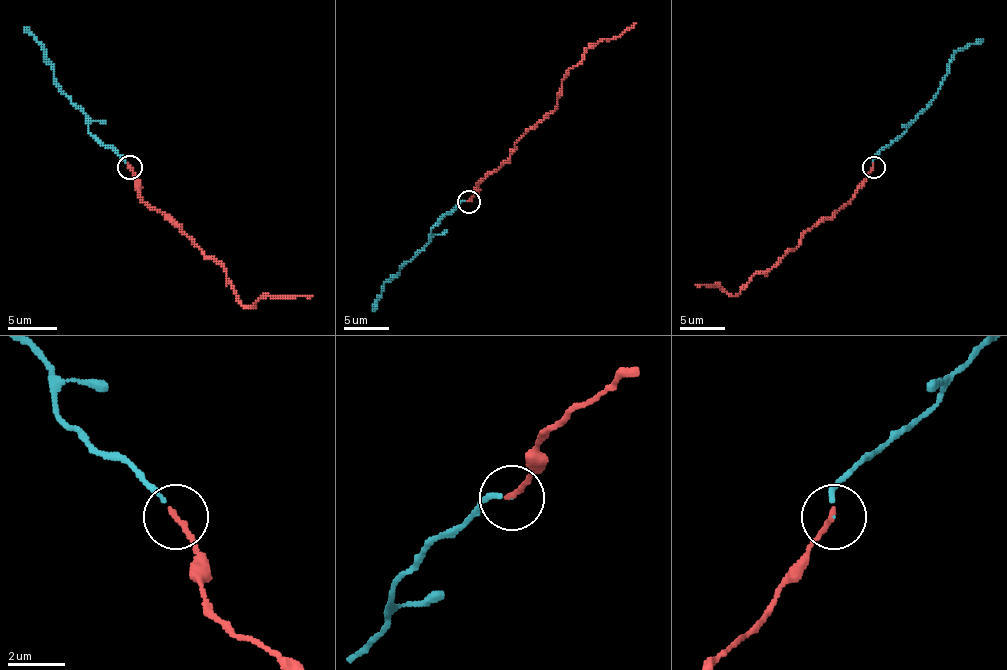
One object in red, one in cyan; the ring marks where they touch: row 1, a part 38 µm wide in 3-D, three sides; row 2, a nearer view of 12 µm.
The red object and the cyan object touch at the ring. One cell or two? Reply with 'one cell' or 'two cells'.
one cell

